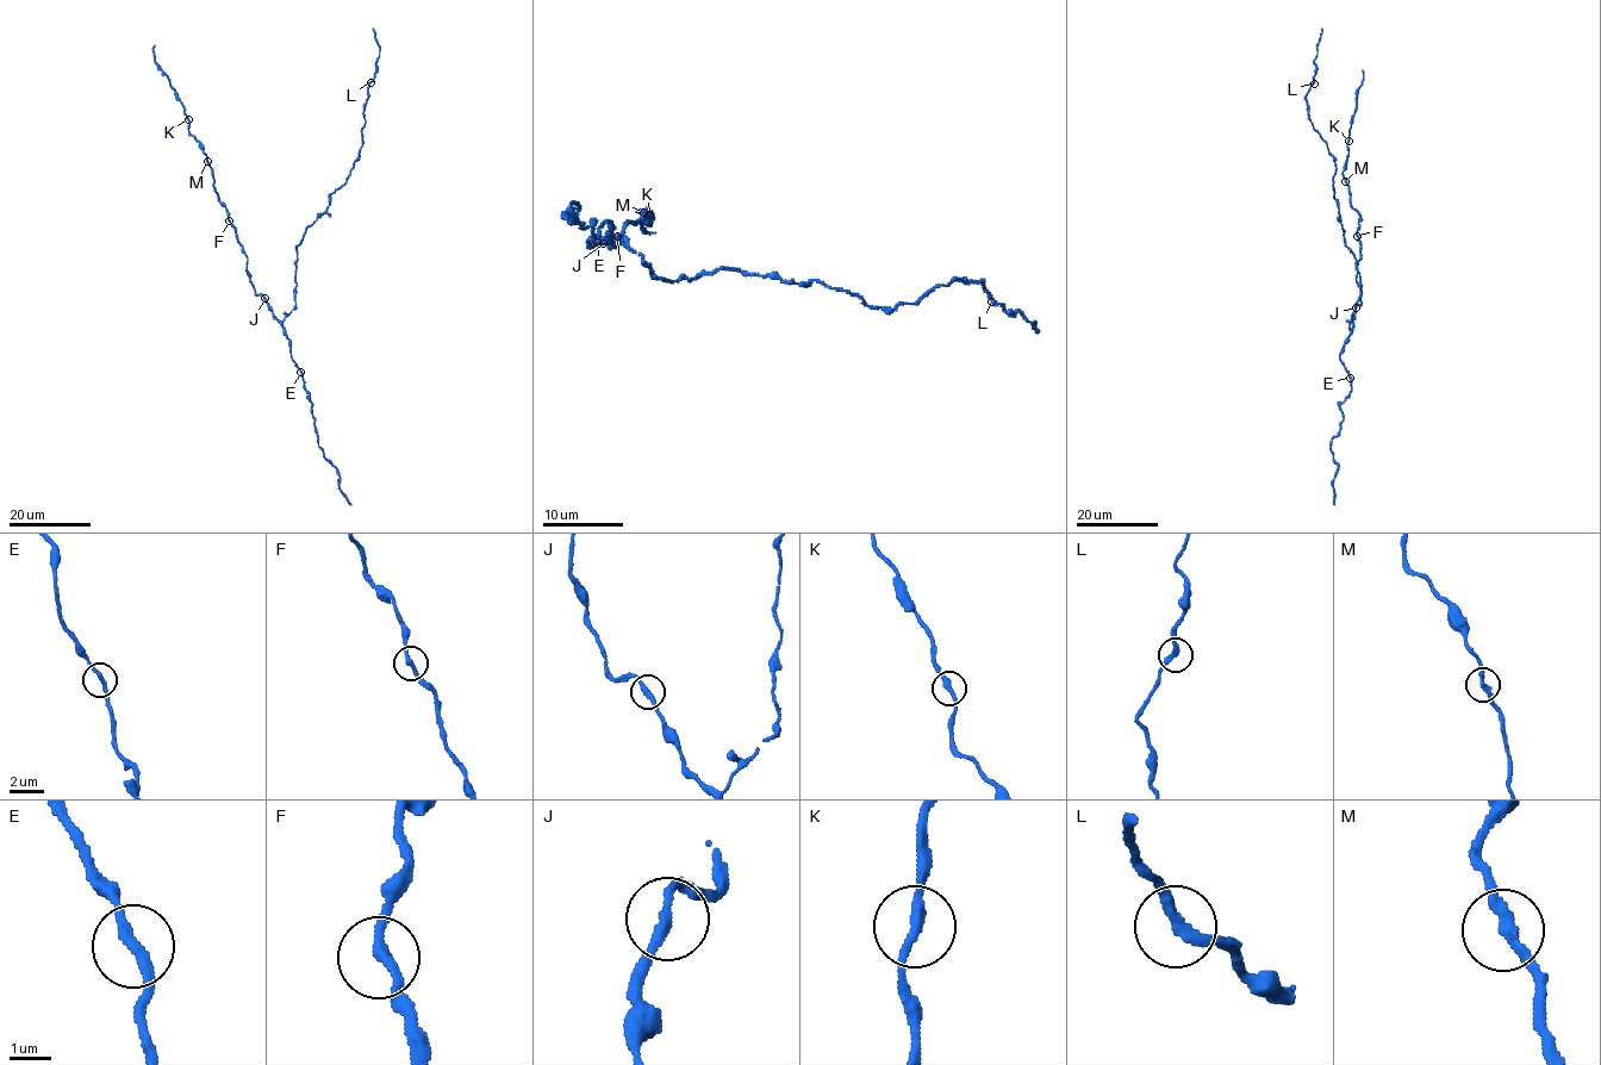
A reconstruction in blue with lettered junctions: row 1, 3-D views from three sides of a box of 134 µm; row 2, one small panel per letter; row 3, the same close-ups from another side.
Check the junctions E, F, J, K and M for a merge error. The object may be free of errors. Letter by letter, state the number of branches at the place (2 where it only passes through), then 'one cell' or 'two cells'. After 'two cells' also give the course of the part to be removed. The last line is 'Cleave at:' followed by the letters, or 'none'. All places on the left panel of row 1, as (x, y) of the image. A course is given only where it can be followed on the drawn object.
E: 2 | one cell
F: 2 | one cell
J: 2 | one cell
K: 2 | one cell
M: 2 | one cell
Cleave at: none

